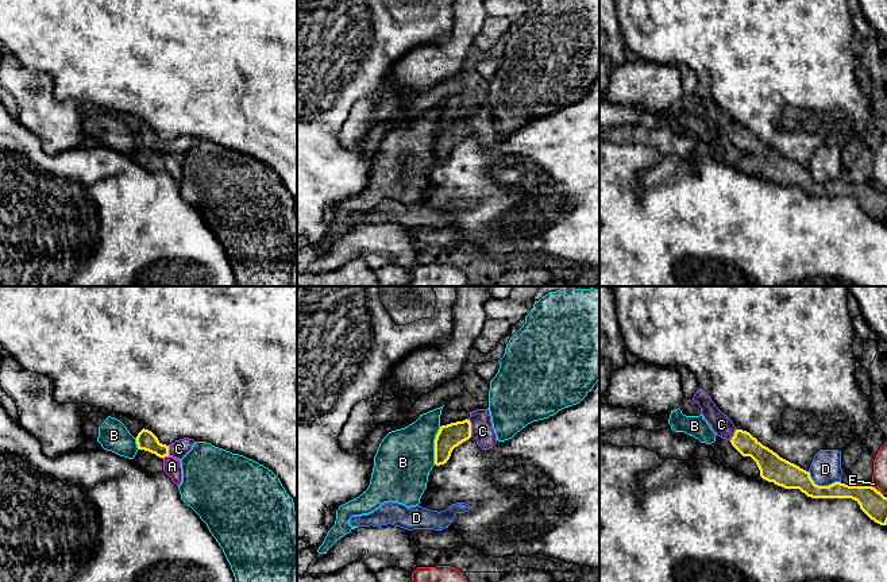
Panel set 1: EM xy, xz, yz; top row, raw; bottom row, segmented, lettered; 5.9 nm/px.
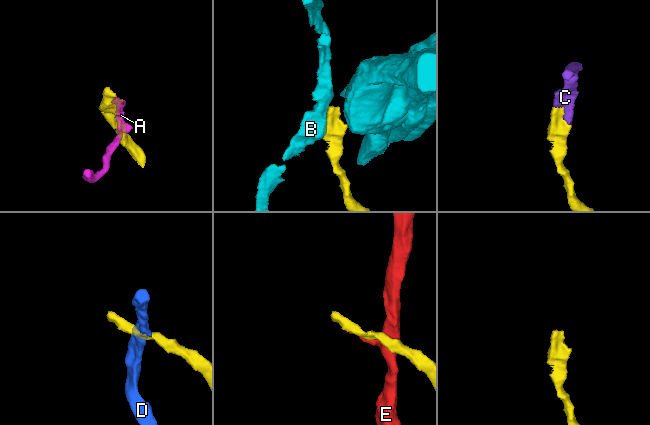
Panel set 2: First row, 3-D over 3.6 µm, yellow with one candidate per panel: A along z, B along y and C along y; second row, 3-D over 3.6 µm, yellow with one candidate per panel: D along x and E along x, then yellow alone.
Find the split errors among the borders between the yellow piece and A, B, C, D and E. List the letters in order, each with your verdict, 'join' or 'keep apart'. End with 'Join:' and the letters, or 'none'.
A: keep apart
B: keep apart
C: join
D: keep apart
E: keep apart
Join: C

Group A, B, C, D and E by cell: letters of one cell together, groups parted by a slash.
A E / B / C / D

